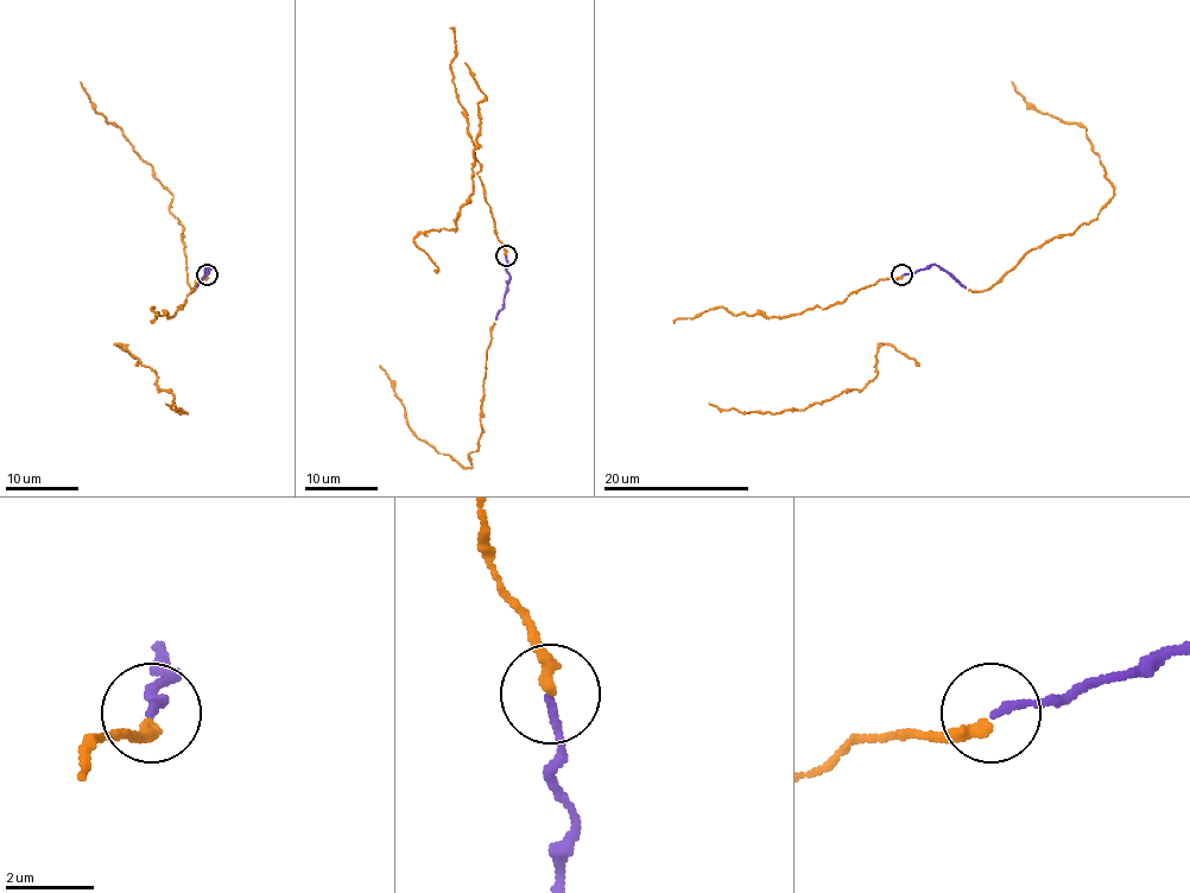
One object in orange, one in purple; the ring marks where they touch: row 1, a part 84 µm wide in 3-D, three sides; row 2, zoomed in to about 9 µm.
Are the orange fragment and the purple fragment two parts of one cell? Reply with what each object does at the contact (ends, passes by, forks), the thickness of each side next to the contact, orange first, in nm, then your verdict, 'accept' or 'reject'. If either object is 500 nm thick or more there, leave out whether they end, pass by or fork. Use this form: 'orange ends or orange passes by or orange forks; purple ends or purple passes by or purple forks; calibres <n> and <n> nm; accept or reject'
orange ends; purple ends; calibres 280 and 170 nm; accept

